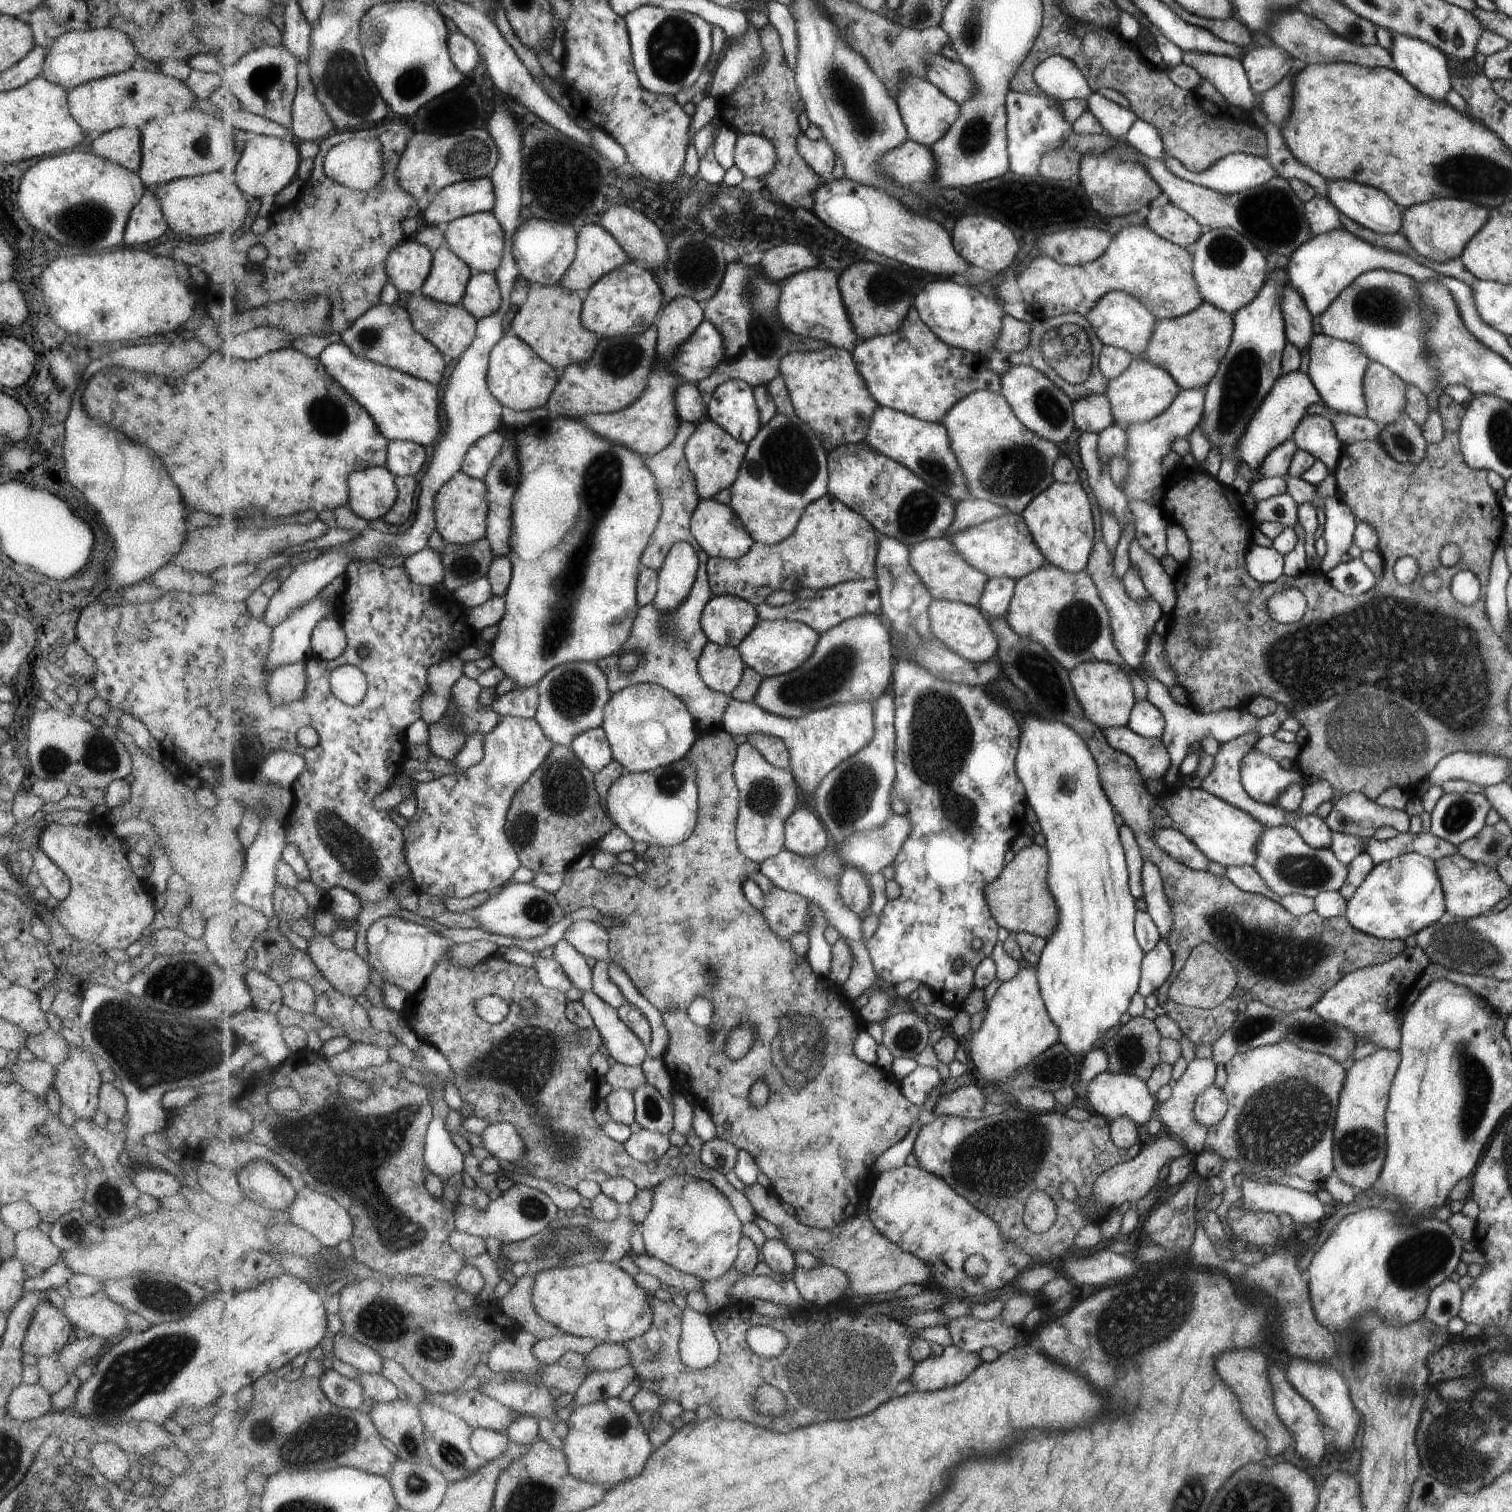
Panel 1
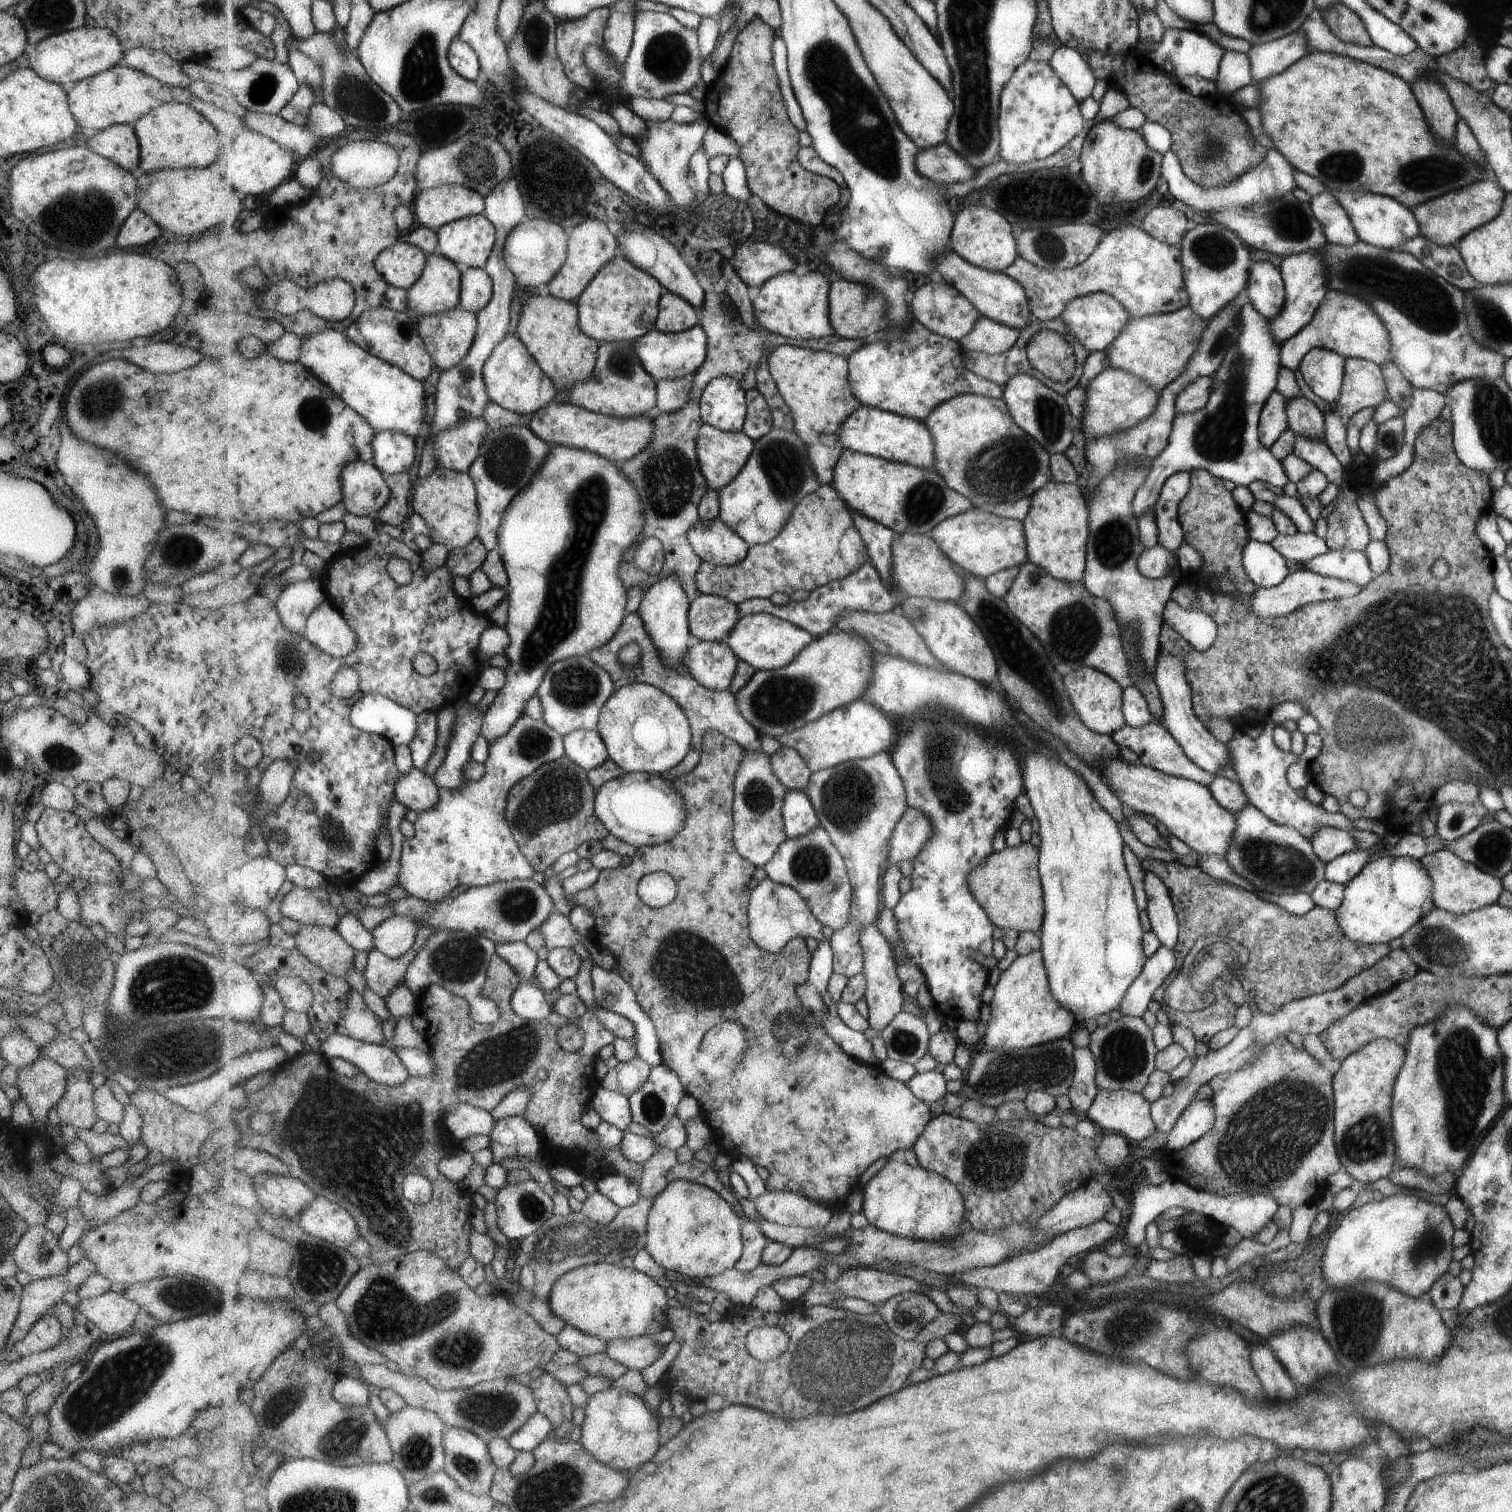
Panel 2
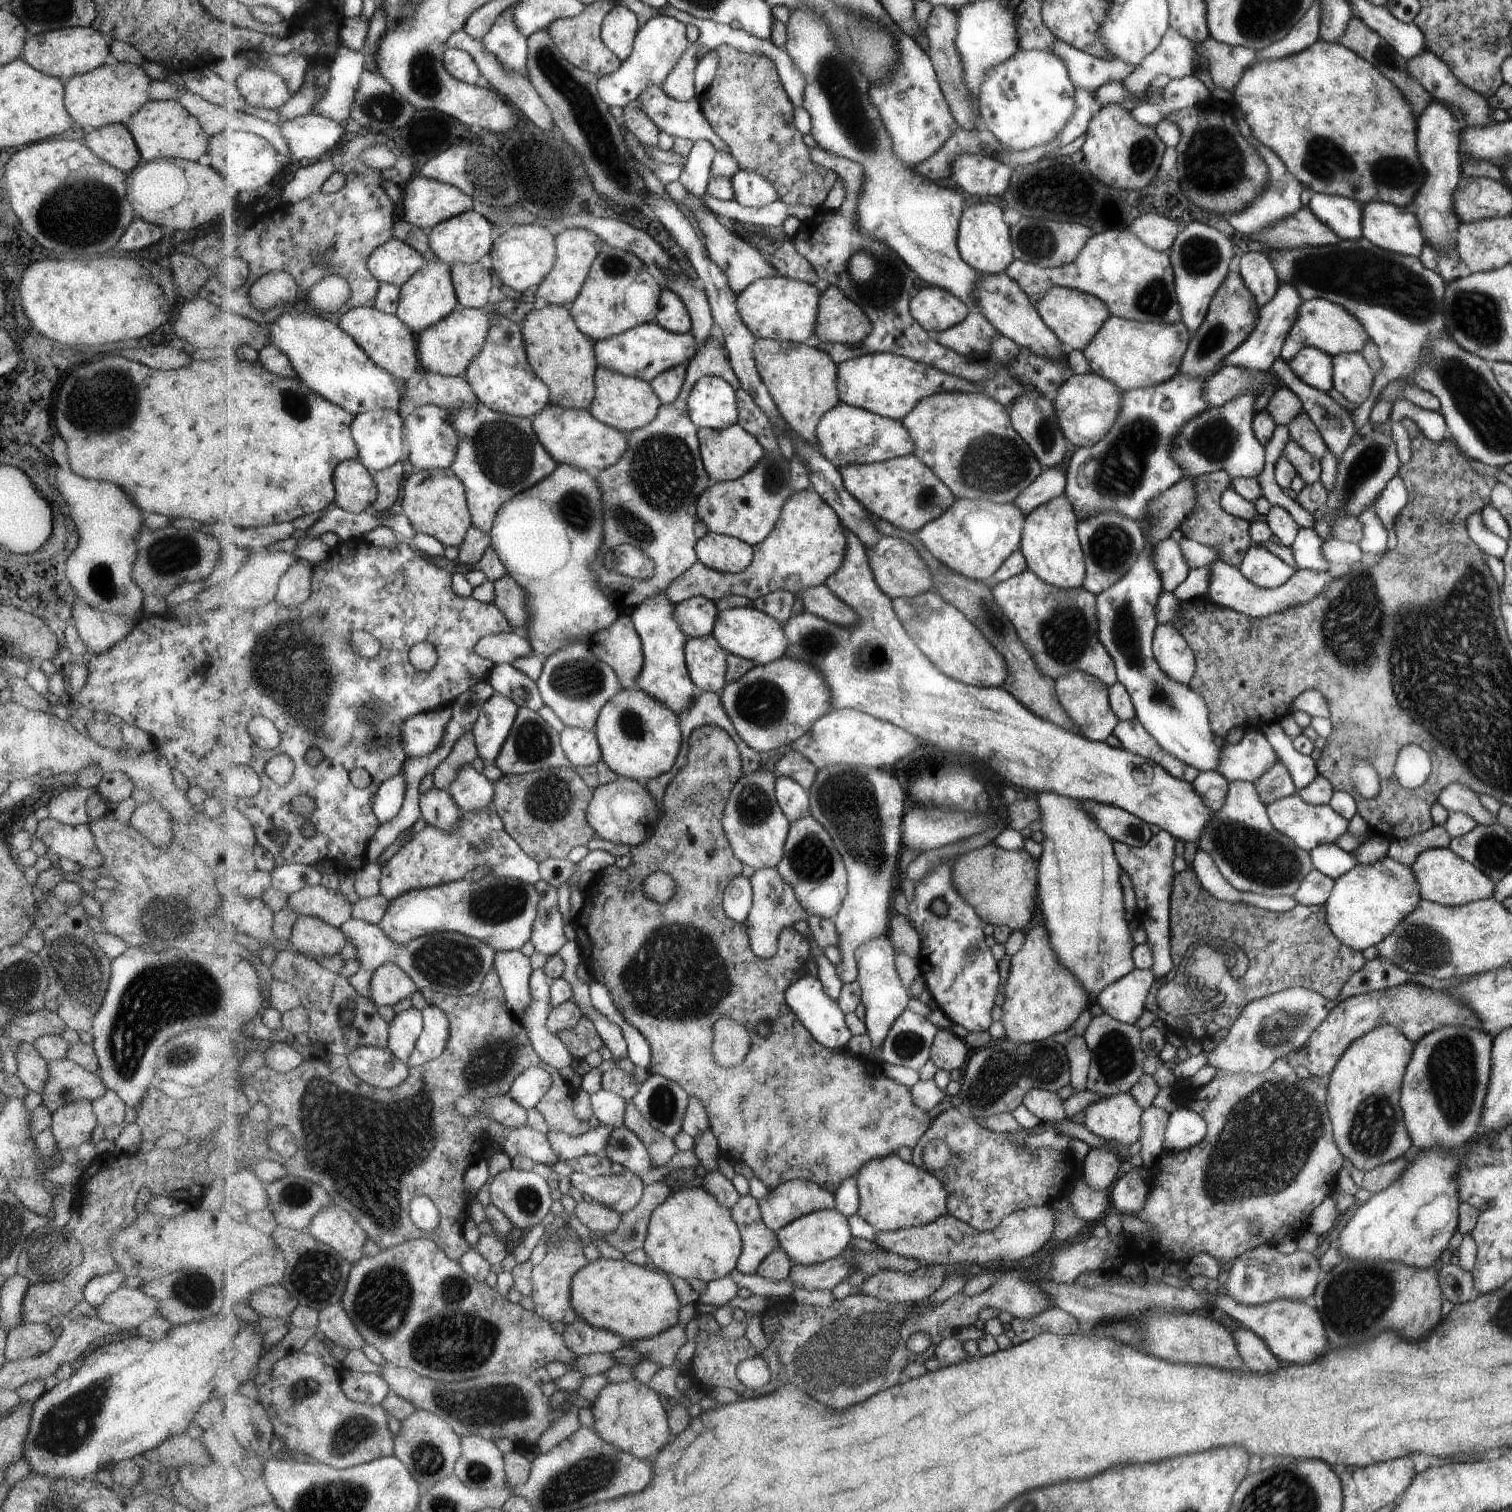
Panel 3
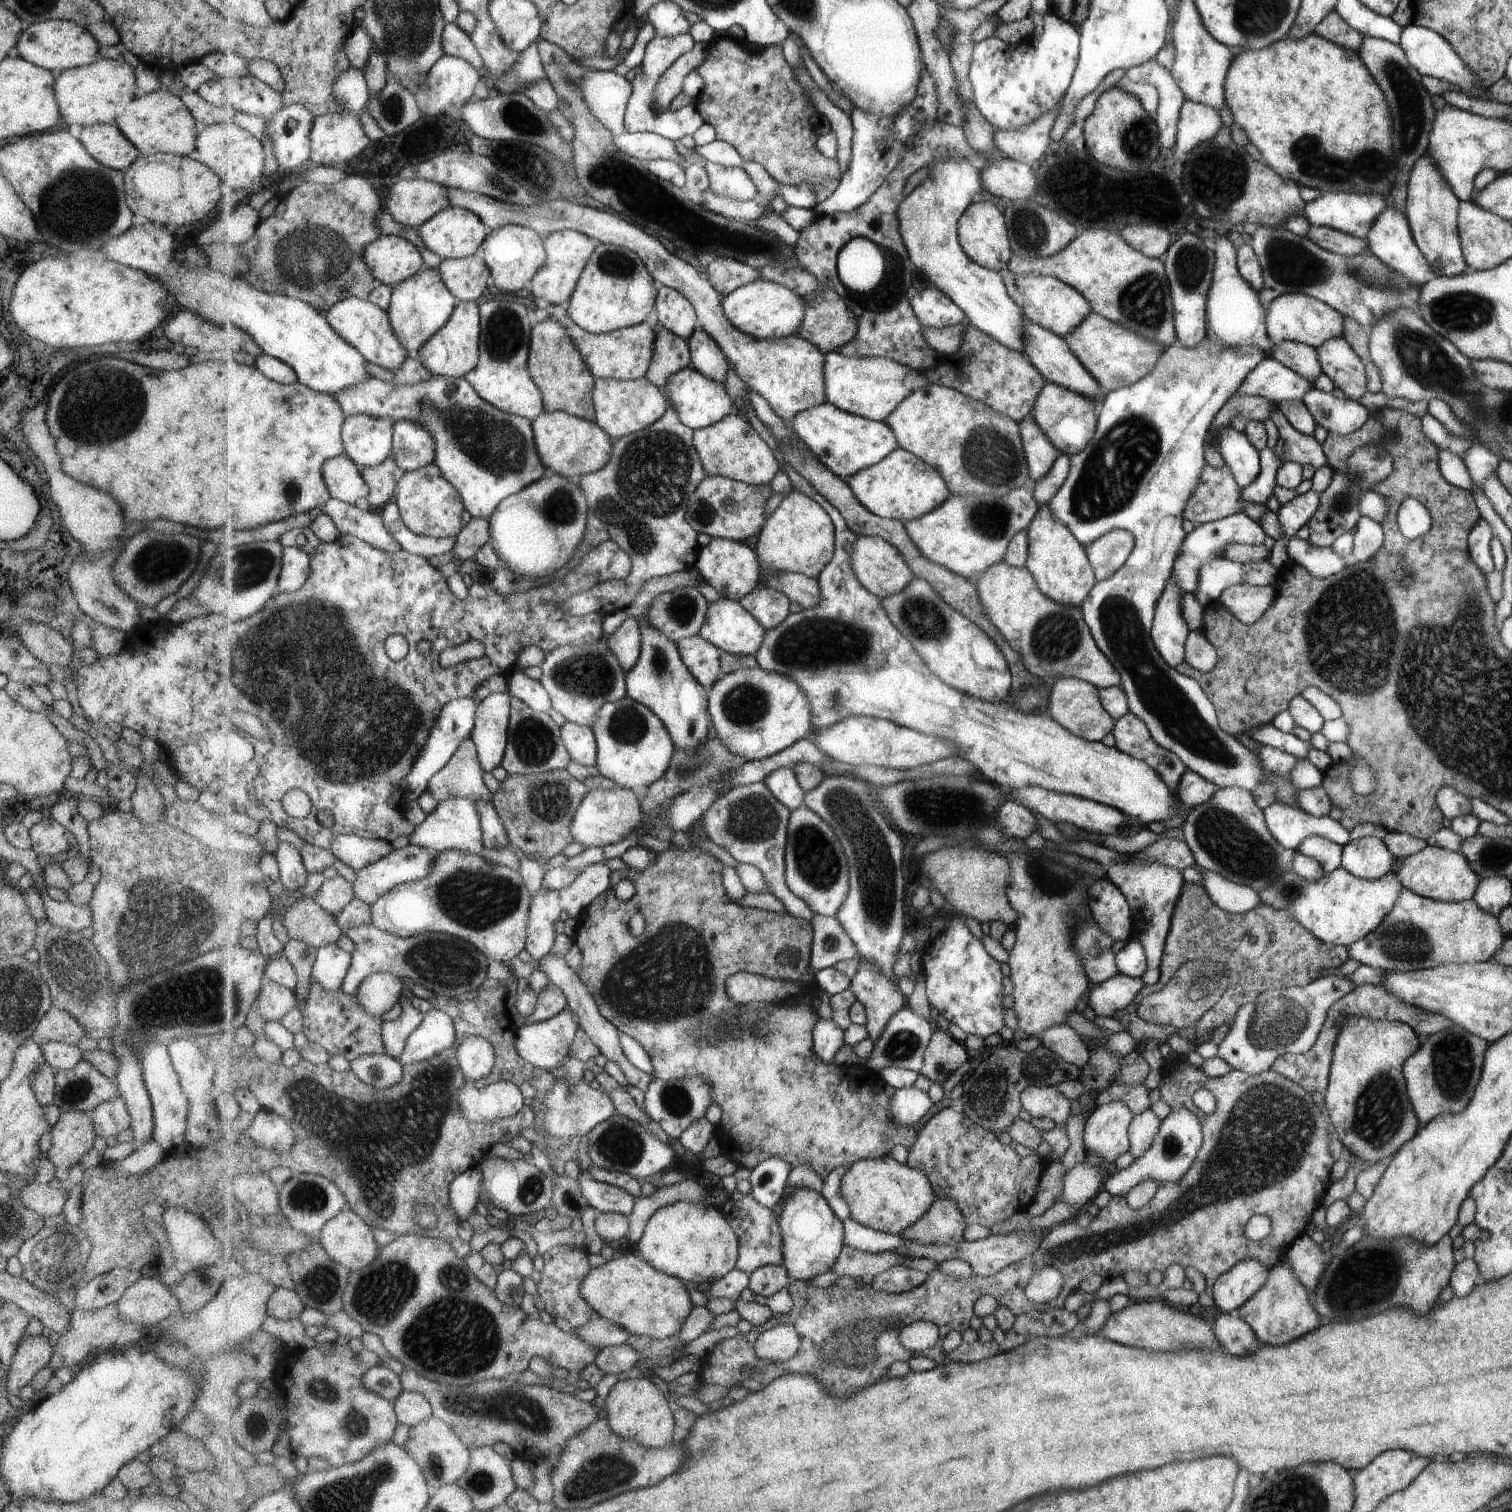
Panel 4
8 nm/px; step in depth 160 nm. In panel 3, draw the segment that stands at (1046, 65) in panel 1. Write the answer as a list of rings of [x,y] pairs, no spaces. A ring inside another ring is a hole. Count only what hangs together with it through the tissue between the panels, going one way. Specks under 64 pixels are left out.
[[[1055,38],[1052,40],[1052,53],[1065,65],[1075,89],[1093,91],[1108,81],[1123,80],[1134,69],[1133,65],[1121,59],[1104,61]]]

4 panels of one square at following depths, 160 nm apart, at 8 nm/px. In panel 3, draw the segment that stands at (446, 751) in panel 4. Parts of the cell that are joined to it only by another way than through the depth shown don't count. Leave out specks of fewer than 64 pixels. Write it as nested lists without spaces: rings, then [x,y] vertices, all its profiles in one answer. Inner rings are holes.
[[[453,705],[410,716],[400,731],[404,749],[411,757],[431,754],[443,740],[447,724],[453,718]],[[403,773],[386,780],[378,788],[374,811],[382,825],[399,814],[405,800],[406,788],[407,783]]]

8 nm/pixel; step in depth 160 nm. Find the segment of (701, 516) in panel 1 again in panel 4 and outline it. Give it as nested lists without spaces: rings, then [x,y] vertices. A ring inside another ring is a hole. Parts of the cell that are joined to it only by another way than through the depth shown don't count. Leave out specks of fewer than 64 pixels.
[[[715,537],[700,549],[696,567],[707,585],[717,588],[723,596],[734,601],[740,601],[761,586],[763,566],[755,547],[747,545],[745,541]]]

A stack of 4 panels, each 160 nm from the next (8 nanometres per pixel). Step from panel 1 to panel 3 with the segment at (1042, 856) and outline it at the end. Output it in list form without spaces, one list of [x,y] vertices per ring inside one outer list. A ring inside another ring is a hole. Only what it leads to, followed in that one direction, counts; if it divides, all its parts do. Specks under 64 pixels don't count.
[[[987,845],[980,849],[957,855],[954,858],[954,883],[958,891],[982,916],[986,924],[1007,925],[1014,931],[1025,930],[1036,912],[1037,902],[1037,861],[1027,850],[1007,850],[997,845]]]

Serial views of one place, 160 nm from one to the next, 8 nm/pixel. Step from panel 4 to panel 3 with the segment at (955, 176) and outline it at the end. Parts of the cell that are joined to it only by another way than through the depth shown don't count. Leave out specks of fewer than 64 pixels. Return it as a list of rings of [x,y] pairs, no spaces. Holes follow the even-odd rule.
[[[806,6],[790,10],[787,52],[797,68],[807,77],[803,108],[811,116],[810,134],[816,146],[830,155],[843,157],[860,164],[864,170],[862,193],[858,200],[856,222],[858,229],[877,241],[887,243],[916,272],[917,276],[930,285],[943,287],[966,302],[973,313],[982,313],[974,297],[974,290],[983,276],[975,267],[964,260],[959,250],[960,222],[965,208],[965,196],[955,188],[939,186],[930,177],[917,172],[916,164],[908,165],[893,149],[889,149],[889,131],[882,121],[882,114],[873,105],[869,94],[869,80],[859,66],[838,45],[830,24],[814,10]]]

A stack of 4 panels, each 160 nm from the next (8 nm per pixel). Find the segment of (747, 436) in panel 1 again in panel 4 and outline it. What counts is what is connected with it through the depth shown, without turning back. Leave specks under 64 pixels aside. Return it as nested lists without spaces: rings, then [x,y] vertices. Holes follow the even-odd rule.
[[[693,366],[672,375],[663,392],[669,398],[671,405],[678,410],[682,421],[695,430],[717,425],[719,421],[737,411],[733,398],[729,399],[729,392],[725,390],[725,383],[717,382]]]

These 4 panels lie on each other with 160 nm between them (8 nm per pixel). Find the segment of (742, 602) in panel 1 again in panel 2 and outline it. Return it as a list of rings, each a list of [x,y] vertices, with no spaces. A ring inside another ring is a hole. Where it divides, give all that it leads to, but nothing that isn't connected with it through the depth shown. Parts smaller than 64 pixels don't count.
[[[699,594],[690,604],[690,631],[695,641],[723,641],[742,620],[740,608],[728,598]]]

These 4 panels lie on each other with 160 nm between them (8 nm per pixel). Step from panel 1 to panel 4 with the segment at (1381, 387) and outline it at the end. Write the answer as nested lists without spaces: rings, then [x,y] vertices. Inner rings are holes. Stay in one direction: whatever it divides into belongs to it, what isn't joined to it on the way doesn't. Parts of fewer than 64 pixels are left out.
[[[1335,337],[1315,350],[1323,372],[1345,396],[1357,400],[1366,392],[1365,366],[1346,339]]]

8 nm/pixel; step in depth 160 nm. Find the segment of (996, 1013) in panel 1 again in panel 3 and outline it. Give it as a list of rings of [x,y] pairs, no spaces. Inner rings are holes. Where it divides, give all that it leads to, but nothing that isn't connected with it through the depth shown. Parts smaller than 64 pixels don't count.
[[[1037,902],[1032,924],[1033,927],[1026,932],[1022,949],[1012,956],[1010,973],[1004,983],[1005,999],[1001,1006],[1004,1012],[1001,1021],[1005,1038],[1018,1043],[1045,1041],[1049,1036],[1067,1030],[1087,1006],[1088,994],[1071,971],[1059,964],[1051,950],[1048,932],[1043,926]]]

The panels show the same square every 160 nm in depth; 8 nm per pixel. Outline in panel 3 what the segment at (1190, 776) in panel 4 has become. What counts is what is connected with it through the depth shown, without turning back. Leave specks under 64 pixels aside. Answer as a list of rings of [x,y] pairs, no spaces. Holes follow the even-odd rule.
[[[1200,771],[1190,783],[1212,812],[1216,813],[1226,804],[1229,782],[1217,771]]]

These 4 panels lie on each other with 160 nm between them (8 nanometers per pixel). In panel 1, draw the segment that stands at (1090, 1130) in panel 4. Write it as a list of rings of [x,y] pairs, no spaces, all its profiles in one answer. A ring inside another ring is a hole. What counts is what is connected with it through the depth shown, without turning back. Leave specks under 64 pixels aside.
[[[1105,1069],[1086,1082],[1086,1100],[1098,1115],[1103,1115],[1107,1120],[1115,1117],[1129,1117],[1137,1126],[1144,1125],[1150,1118],[1154,1117],[1155,1100],[1154,1095],[1148,1090],[1146,1082],[1135,1075],[1112,1073]]]

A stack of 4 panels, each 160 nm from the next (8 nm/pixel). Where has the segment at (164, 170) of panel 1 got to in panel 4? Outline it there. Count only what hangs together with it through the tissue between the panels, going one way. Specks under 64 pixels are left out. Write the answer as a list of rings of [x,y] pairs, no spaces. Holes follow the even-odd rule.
[[[159,89],[150,93],[138,93],[127,104],[123,115],[117,119],[115,126],[141,155],[171,153],[188,155],[196,145],[199,128],[187,107],[170,92]]]

